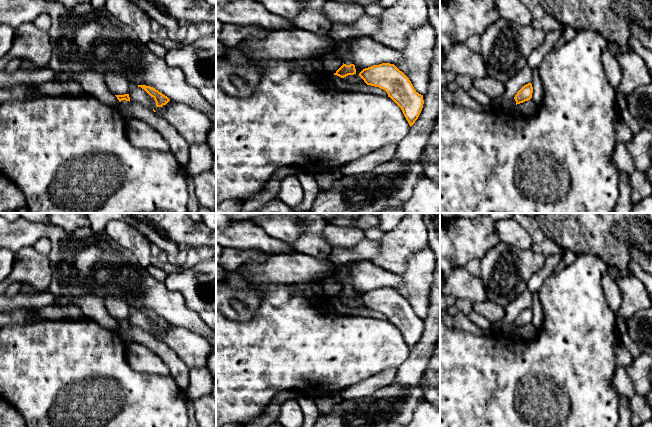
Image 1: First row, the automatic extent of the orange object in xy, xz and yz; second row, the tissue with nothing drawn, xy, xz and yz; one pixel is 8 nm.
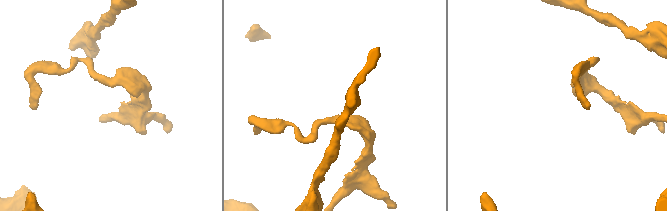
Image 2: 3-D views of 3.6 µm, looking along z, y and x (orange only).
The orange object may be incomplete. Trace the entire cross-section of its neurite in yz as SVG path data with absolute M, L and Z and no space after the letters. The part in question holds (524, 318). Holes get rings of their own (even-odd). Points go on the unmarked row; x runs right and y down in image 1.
M531 307L524 309L515 319L514 322L504 325L498 332L506 337L515 335L517 328L528 325L532 322L533 311Z

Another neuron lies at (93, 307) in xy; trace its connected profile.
M83 295L79 297L73 297L72 301L74 304L80 307L85 318L96 322L100 326L111 331L119 330L119 324L108 313L105 307L104 298L94 295Z

